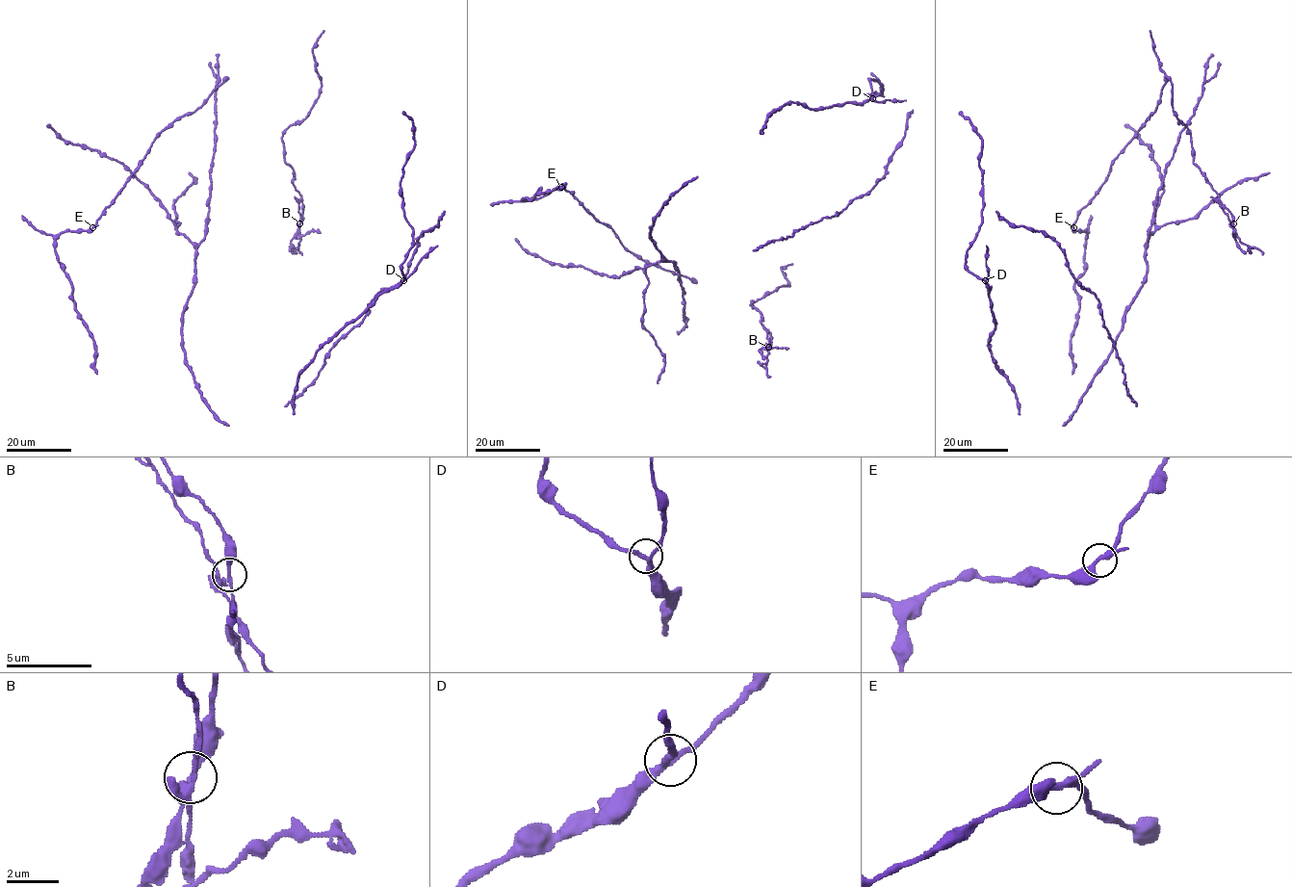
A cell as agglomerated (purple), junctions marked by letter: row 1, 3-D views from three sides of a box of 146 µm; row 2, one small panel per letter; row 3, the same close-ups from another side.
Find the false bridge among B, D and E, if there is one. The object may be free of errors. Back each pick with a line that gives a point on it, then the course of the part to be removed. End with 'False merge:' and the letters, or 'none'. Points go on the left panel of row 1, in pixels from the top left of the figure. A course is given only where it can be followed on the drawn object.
B: at (299, 223); foreign part runs (299, 223), (300, 239), (297, 247), (302, 254)
False merge: B

